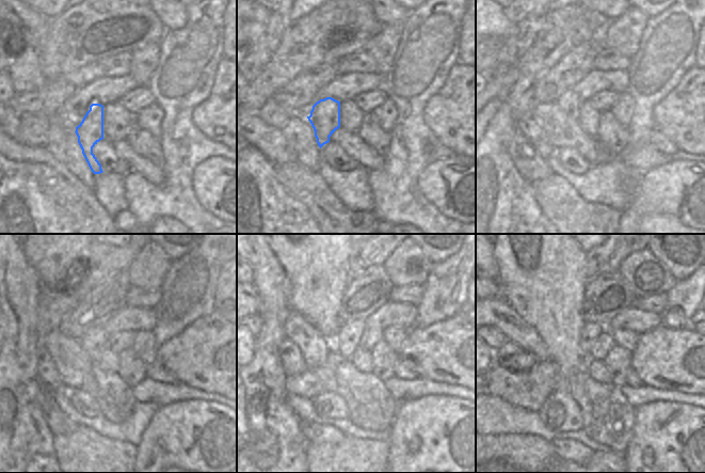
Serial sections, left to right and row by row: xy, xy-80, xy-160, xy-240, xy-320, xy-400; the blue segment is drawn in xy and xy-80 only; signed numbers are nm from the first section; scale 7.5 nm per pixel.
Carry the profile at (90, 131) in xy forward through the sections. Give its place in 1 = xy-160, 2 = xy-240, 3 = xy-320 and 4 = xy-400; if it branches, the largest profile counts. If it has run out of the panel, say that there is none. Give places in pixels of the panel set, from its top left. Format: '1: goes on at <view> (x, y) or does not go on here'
1: goes on at xy-160 (570, 101)
2: goes on at xy-240 (93, 341)
3: goes on at xy-320 (343, 344)
4: goes on at xy-400 (590, 333)

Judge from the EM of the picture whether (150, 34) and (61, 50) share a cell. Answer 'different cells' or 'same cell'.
same cell

